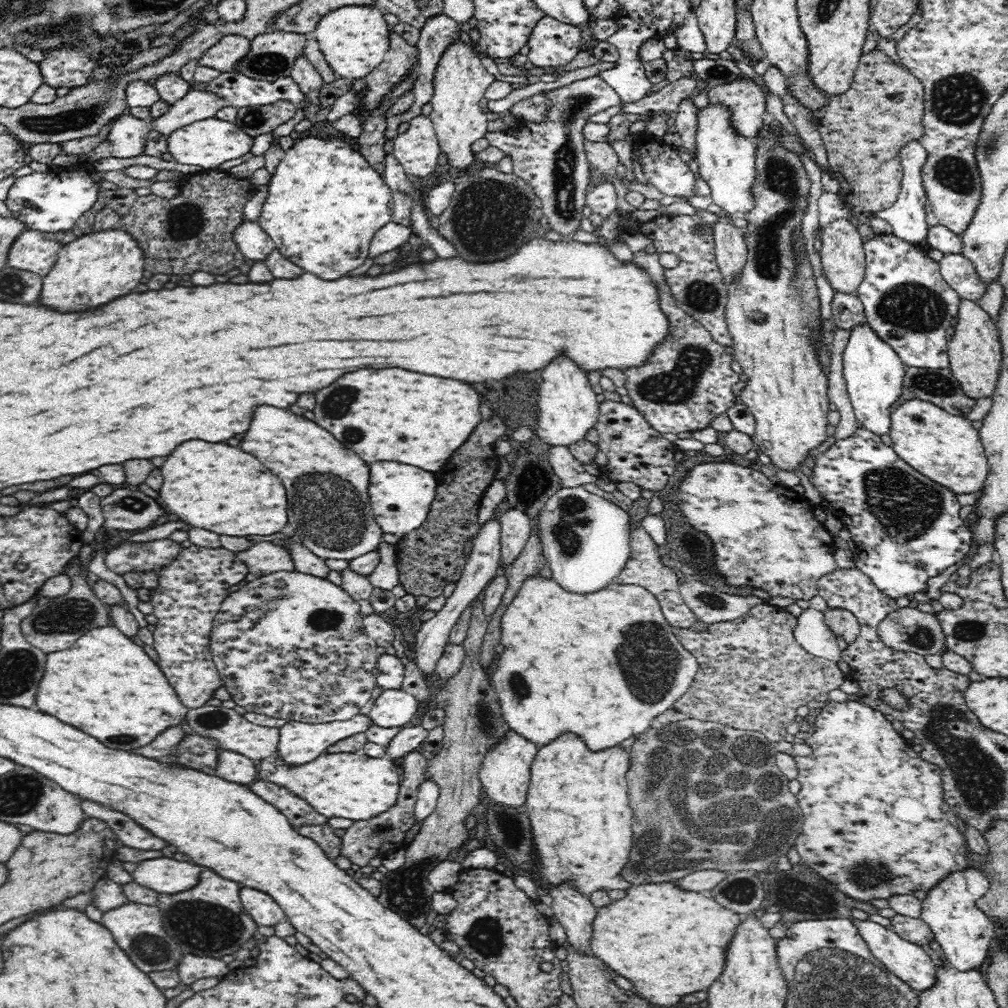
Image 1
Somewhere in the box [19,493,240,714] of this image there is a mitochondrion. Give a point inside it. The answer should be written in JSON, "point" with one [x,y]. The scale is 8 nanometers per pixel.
{"point":[70,616]}

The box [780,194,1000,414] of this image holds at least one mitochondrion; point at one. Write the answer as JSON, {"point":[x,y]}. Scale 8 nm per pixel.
{"point":[910,307]}

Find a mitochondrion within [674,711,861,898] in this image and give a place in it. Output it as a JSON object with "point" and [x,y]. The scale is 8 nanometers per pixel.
{"point":[760,745]}

